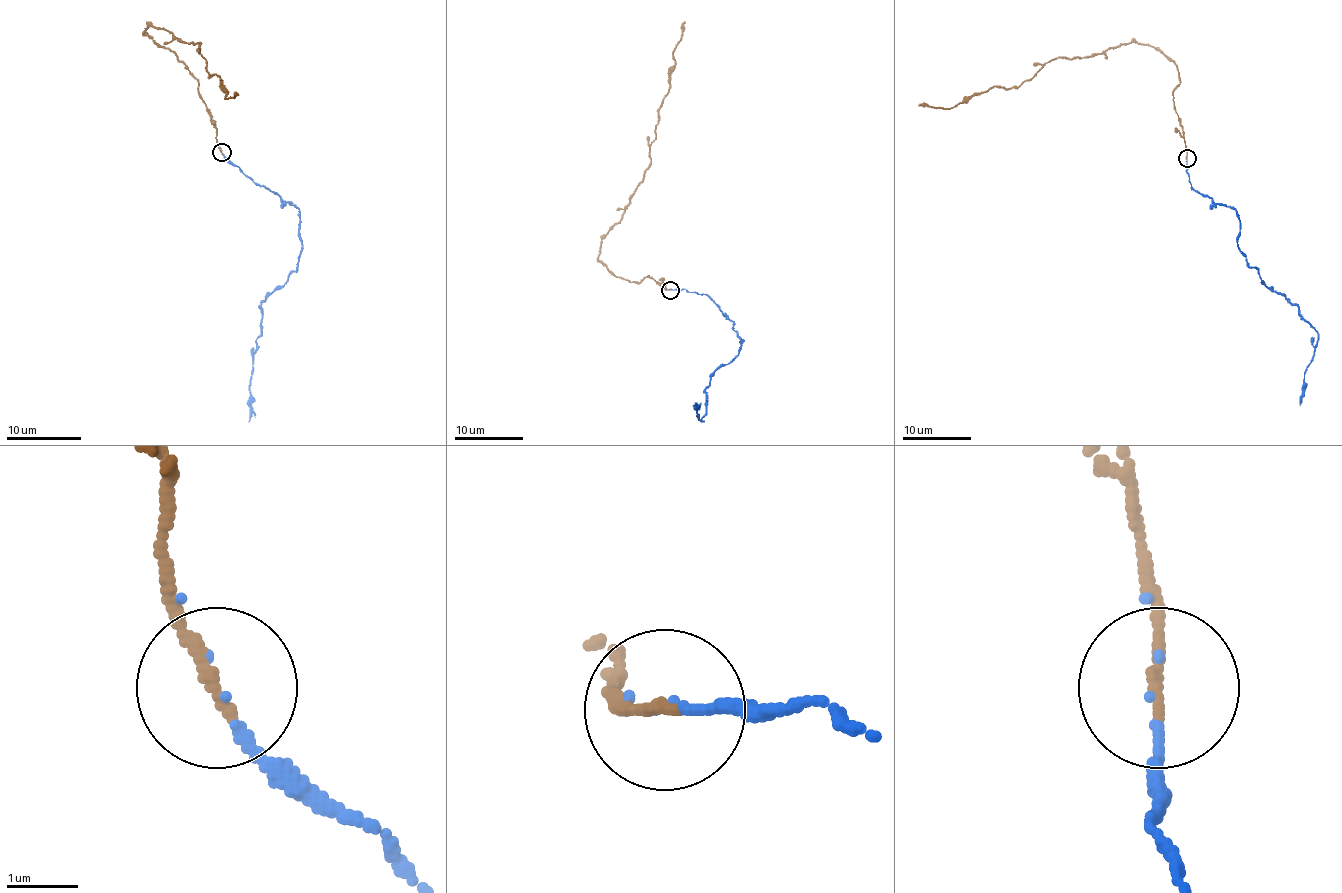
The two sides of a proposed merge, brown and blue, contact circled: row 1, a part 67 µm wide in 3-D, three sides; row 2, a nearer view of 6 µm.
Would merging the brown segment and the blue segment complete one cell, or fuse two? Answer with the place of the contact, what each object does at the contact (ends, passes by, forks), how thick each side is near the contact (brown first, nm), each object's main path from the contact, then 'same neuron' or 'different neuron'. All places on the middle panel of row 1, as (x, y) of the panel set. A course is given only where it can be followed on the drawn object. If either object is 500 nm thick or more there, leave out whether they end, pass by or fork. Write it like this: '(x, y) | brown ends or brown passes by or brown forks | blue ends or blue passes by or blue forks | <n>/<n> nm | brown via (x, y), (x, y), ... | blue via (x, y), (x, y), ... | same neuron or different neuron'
(670, 290) | brown ends | blue passes by | 160/70 nm | brown via (669, 290), (650, 276), (637, 283), (616, 276), (599, 254), (650, 162), (685, 21) | blue via (671, 288), (707, 295), (743, 340), (731, 362), (714, 372), (702, 420), (695, 403) | same neuron

